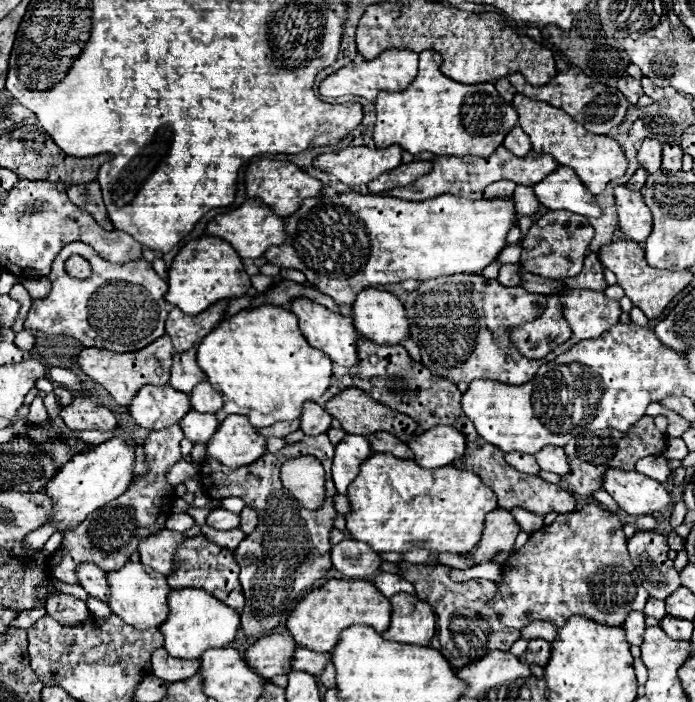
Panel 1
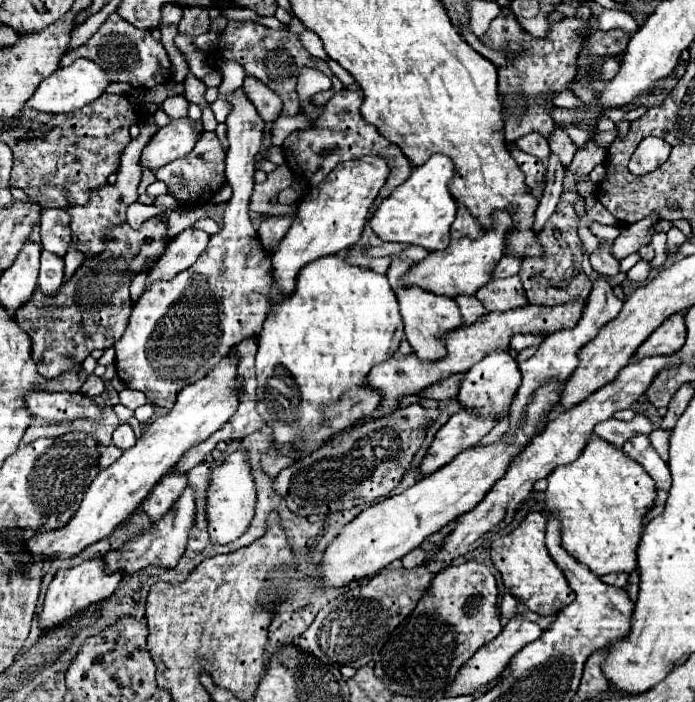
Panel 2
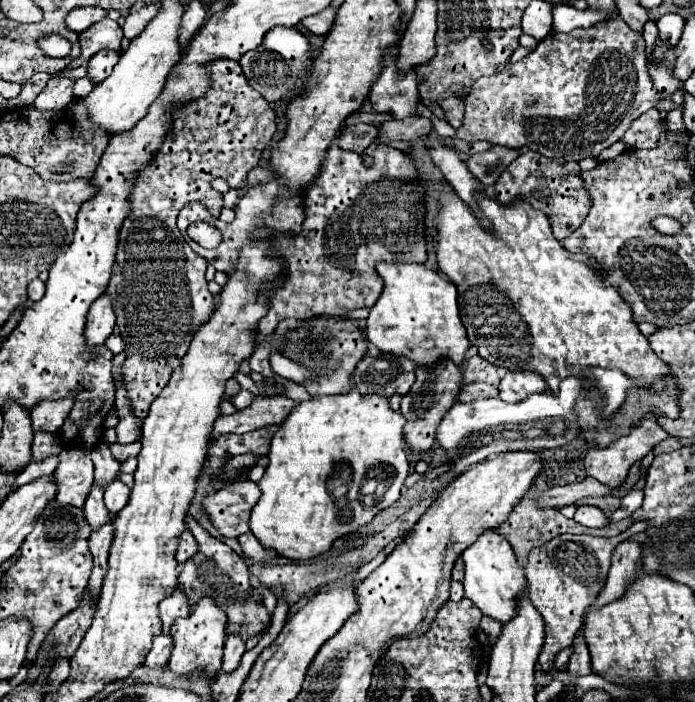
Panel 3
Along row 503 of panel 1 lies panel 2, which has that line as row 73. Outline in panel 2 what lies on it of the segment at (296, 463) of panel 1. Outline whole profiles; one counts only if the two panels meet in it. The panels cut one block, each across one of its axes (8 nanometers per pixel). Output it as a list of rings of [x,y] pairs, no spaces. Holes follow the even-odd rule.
[[[302,68],[300,76],[298,76],[298,84],[296,84],[296,92],[300,96],[300,104],[302,104],[302,112],[306,116],[312,116],[314,118],[314,124],[308,128],[308,130],[296,130],[292,132],[282,148],[284,148],[284,156],[286,156],[286,162],[290,166],[290,170],[298,176],[298,178],[306,178],[310,180],[310,186],[316,186],[318,182],[322,182],[328,172],[338,164],[338,162],[344,162],[344,160],[356,160],[360,156],[366,156],[366,154],[382,154],[386,156],[386,160],[390,160],[390,176],[386,180],[386,184],[382,186],[382,192],[378,194],[378,200],[372,208],[372,212],[378,208],[380,200],[384,200],[386,196],[390,196],[390,192],[402,184],[410,172],[412,172],[412,166],[408,162],[408,158],[402,154],[402,150],[388,142],[374,126],[370,126],[362,114],[360,114],[360,106],[364,102],[364,94],[360,90],[348,90],[344,88],[342,92],[334,94],[326,106],[314,106],[312,104],[312,96],[318,94],[318,92],[326,92],[332,88],[332,82],[328,76],[324,76],[320,70],[316,68]],[[330,148],[330,156],[324,156],[322,158],[322,150]]]

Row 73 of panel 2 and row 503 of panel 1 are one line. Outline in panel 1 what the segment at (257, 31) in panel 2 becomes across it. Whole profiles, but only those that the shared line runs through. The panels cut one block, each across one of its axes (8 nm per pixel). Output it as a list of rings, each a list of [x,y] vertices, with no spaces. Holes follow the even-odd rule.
[[[318,434],[318,438],[304,436],[296,444],[288,444],[278,452],[266,452],[254,464],[242,468],[226,468],[222,462],[214,458],[206,458],[200,468],[200,482],[204,494],[214,500],[224,500],[230,496],[238,496],[246,502],[246,506],[258,512],[258,526],[254,534],[248,534],[246,540],[238,544],[234,550],[234,560],[240,566],[240,584],[244,590],[244,610],[242,610],[242,630],[246,636],[266,636],[264,632],[282,624],[288,612],[296,606],[298,598],[308,592],[314,582],[326,576],[332,568],[330,562],[330,530],[332,518],[336,510],[332,506],[332,496],[336,488],[332,484],[330,466],[334,458],[334,444],[326,434]],[[314,456],[322,462],[326,470],[326,500],[318,510],[306,510],[298,504],[298,500],[284,490],[280,482],[280,466],[290,458]]]

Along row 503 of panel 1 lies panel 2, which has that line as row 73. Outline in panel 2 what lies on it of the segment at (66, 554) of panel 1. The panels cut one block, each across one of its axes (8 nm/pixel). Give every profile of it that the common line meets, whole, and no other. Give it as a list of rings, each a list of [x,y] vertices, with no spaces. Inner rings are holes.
[[[116,12],[106,18],[106,22],[86,44],[66,52],[60,60],[60,66],[68,66],[76,58],[90,58],[110,74],[112,82],[130,82],[136,88],[152,88],[172,80],[170,70],[172,64],[164,46],[152,38],[150,30],[134,28],[130,22],[122,20],[122,16],[118,16]]]

